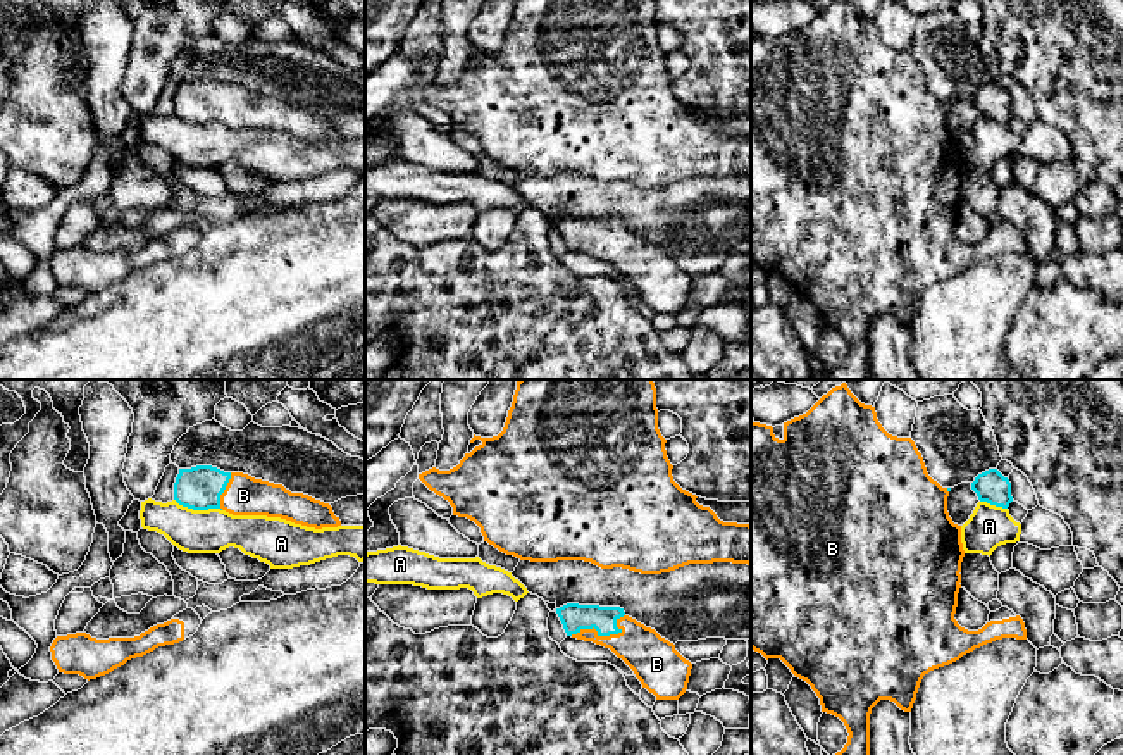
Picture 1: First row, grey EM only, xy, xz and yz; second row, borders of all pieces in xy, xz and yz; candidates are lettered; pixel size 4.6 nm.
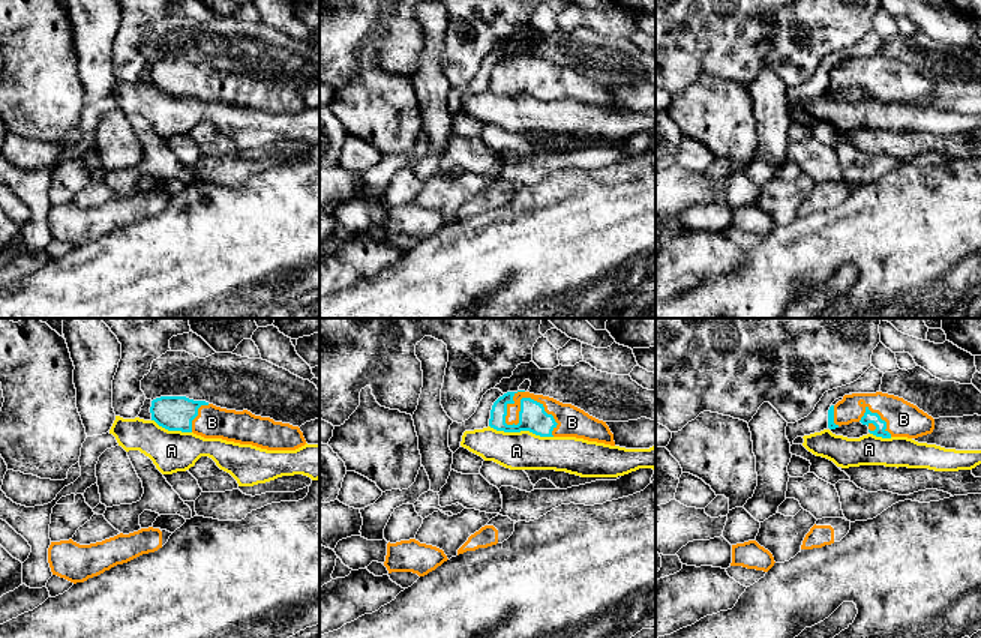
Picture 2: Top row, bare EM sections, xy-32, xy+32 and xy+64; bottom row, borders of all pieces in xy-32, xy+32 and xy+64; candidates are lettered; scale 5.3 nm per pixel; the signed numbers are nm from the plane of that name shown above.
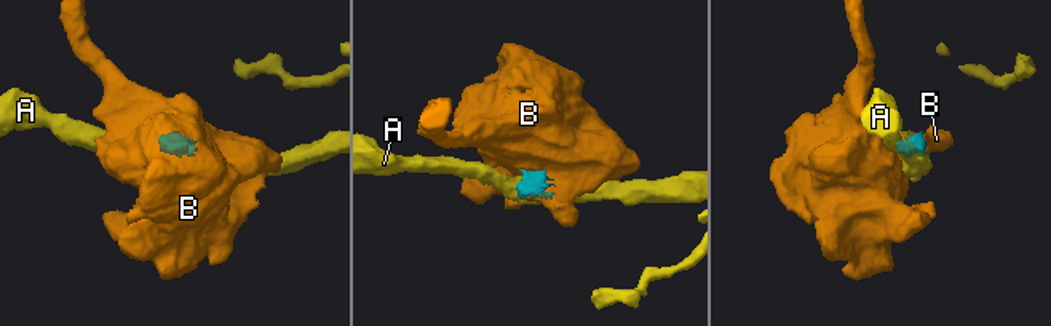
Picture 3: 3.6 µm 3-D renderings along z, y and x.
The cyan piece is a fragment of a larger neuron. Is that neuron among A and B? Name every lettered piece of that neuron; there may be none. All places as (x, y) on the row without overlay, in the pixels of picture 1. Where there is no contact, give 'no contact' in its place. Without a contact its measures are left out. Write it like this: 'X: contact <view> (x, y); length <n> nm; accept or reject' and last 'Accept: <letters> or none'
A: contact xy (198, 123); length 240 nm; reject
B: contact xz (603, 249); length 280 nm; accept
Accept: B

